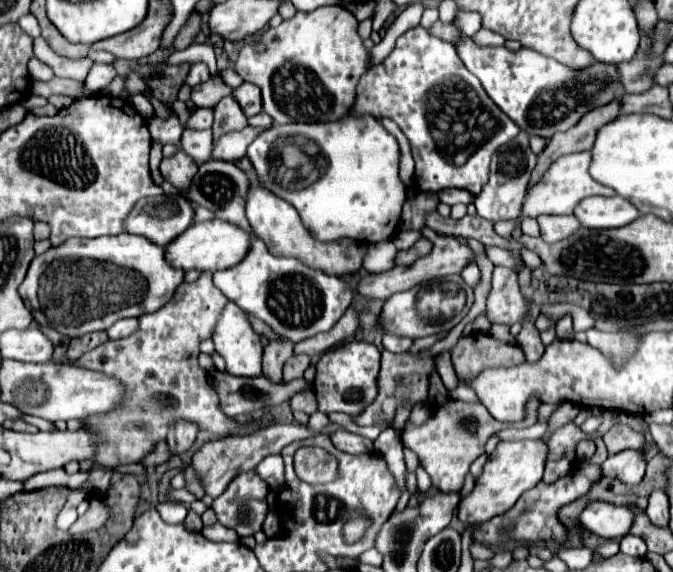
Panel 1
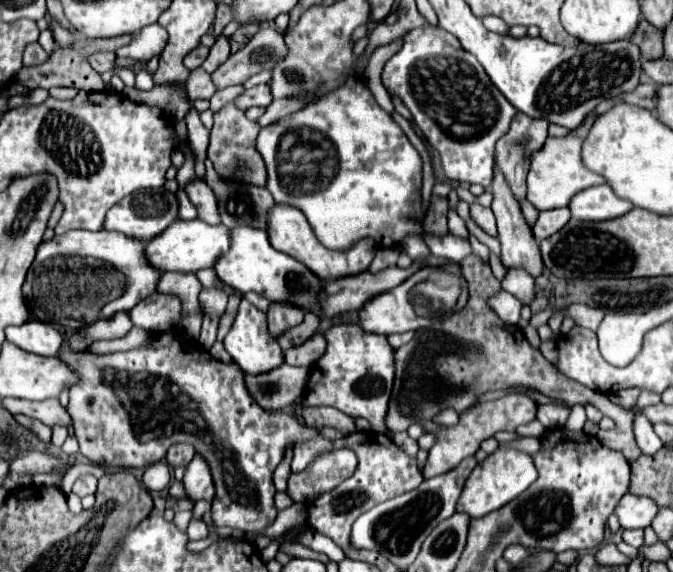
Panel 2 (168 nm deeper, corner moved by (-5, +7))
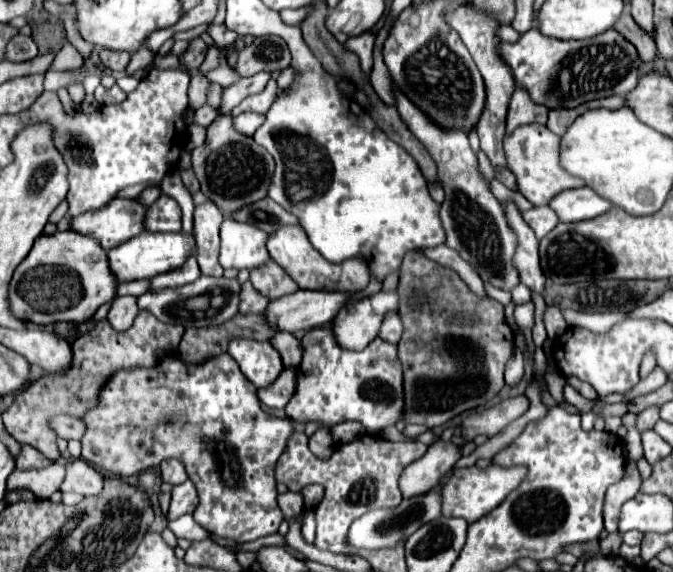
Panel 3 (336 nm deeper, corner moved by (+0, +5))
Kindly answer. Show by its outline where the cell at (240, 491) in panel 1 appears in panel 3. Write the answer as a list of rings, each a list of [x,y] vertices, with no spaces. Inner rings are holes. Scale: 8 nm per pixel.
[[[229,354],[211,358],[205,364],[183,364],[177,356],[165,356],[155,368],[119,370],[101,390],[97,408],[89,410],[83,420],[87,432],[81,440],[81,458],[103,472],[127,478],[151,470],[163,460],[179,458],[199,492],[199,506],[193,518],[207,532],[233,542],[251,542],[279,530],[283,514],[277,506],[273,470],[293,428],[289,420],[261,410],[257,388],[243,376]]]

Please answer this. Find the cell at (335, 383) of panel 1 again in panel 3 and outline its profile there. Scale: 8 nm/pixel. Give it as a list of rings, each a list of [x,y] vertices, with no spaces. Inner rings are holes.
[[[321,326],[321,328],[313,328],[313,330],[305,332],[305,336],[301,338],[301,348],[303,348],[303,360],[297,368],[297,372],[299,372],[297,390],[291,398],[291,402],[285,406],[285,414],[289,420],[299,422],[299,424],[317,422],[325,428],[331,428],[331,426],[347,422],[347,420],[355,420],[355,422],[361,422],[365,426],[365,430],[371,434],[379,434],[383,428],[393,426],[401,420],[401,416],[403,416],[403,370],[401,370],[401,362],[397,358],[395,344],[375,338],[361,352],[353,352],[353,350],[341,348],[335,342],[329,326]]]

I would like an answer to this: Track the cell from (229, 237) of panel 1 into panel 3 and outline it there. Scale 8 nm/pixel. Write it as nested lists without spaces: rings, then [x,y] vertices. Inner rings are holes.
[[[141,232],[137,238],[131,238],[107,252],[109,268],[117,282],[129,282],[129,280],[145,280],[153,278],[157,274],[169,272],[185,262],[185,258],[191,254],[195,246],[195,238],[185,232],[167,232],[167,234],[155,234],[155,232]]]

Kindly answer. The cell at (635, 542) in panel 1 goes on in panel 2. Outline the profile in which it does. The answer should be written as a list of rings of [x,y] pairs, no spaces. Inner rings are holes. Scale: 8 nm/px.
[[[624,530],[624,542],[634,548],[640,548],[644,544],[644,530]]]

